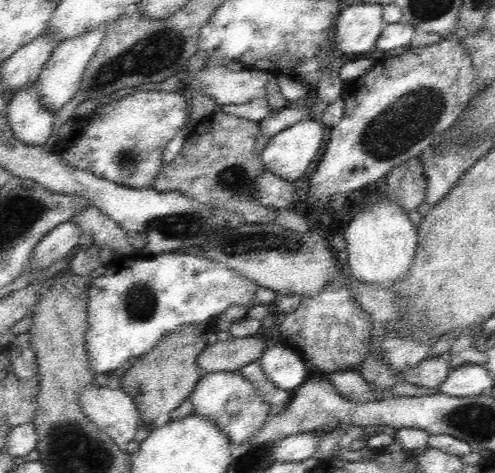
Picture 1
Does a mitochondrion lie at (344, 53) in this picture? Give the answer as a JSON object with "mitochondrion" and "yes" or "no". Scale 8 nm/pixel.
{"mitochondrion":"no"}

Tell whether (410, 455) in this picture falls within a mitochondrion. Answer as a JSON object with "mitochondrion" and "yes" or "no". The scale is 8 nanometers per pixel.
{"mitochondrion":"no"}

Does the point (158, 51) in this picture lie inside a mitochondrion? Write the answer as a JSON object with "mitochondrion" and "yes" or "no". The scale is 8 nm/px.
{"mitochondrion":"yes"}

